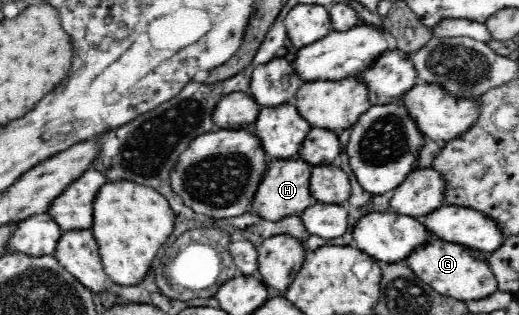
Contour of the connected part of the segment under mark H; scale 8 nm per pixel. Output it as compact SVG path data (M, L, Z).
M298 157L292 158L273 158L269 160L269 170L260 186L258 194L254 198L253 210L270 219L270 221L277 221L296 213L306 211L314 204L314 198L310 189L310 177L313 174L313 166L310 162Z

